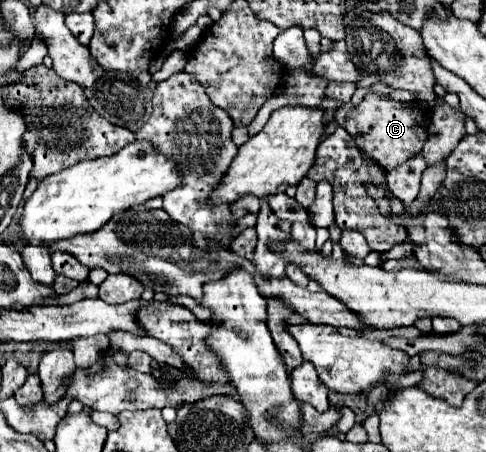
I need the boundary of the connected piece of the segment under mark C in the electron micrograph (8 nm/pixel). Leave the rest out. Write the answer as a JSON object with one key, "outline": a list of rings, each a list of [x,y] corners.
{"outline":[[[370,91],[364,95],[360,105],[346,103],[344,107],[340,107],[340,111],[336,111],[336,123],[354,137],[356,145],[370,159],[374,159],[384,171],[392,171],[400,163],[416,157],[422,151],[422,145],[430,135],[428,131],[430,113],[432,113],[430,107],[426,107],[420,101],[404,103]]]}

